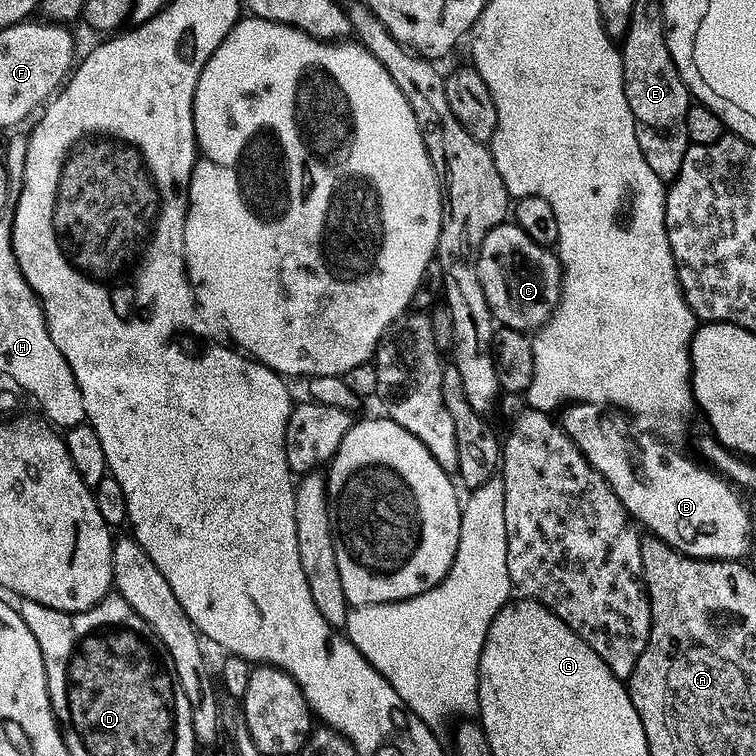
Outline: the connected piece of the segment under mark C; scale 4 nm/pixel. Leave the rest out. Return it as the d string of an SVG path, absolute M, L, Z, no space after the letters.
M517 223L500 224L488 235L486 242L482 242L480 273L482 290L486 290L486 302L490 302L490 310L496 318L497 325L525 334L536 334L545 324L552 321L552 316L560 304L560 295L564 293L564 268L560 264L559 255L551 247L534 242Z

